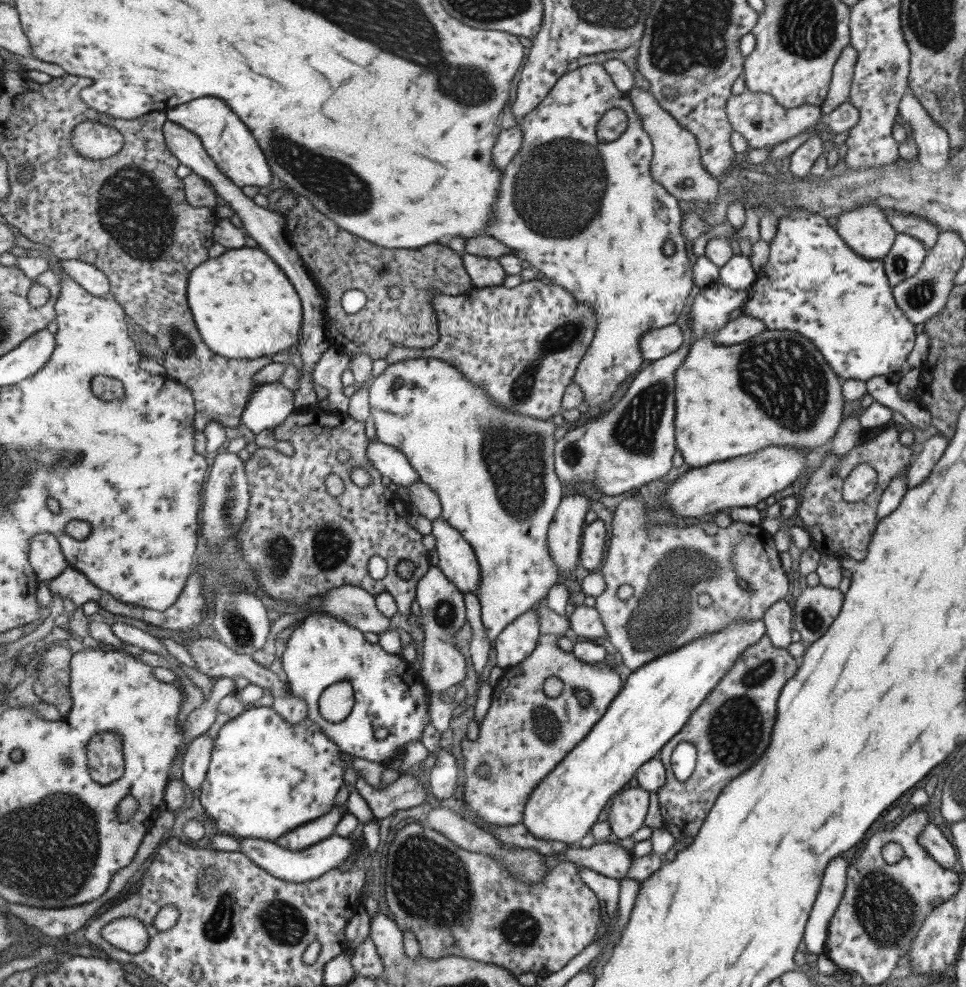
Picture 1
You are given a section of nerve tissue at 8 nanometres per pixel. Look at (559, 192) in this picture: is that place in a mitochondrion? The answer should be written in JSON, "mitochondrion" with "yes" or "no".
{"mitochondrion":"yes"}

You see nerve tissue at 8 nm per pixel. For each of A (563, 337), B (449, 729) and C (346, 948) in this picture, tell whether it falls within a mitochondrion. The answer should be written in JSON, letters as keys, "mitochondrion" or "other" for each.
{"A":"mitochondrion","B":"other","C":"other"}

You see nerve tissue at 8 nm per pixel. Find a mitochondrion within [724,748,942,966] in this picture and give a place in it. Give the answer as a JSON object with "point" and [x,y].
{"point":[884,910]}

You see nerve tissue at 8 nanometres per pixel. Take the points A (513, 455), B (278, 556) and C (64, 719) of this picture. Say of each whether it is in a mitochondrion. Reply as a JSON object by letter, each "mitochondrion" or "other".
{"A":"mitochondrion","B":"mitochondrion","C":"other"}

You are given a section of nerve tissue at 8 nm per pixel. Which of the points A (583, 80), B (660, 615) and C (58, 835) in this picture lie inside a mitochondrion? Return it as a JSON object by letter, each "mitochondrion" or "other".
{"A":"other","B":"mitochondrion","C":"mitochondrion"}

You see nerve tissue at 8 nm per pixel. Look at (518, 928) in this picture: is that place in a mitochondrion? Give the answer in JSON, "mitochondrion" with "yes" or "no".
{"mitochondrion":"yes"}

